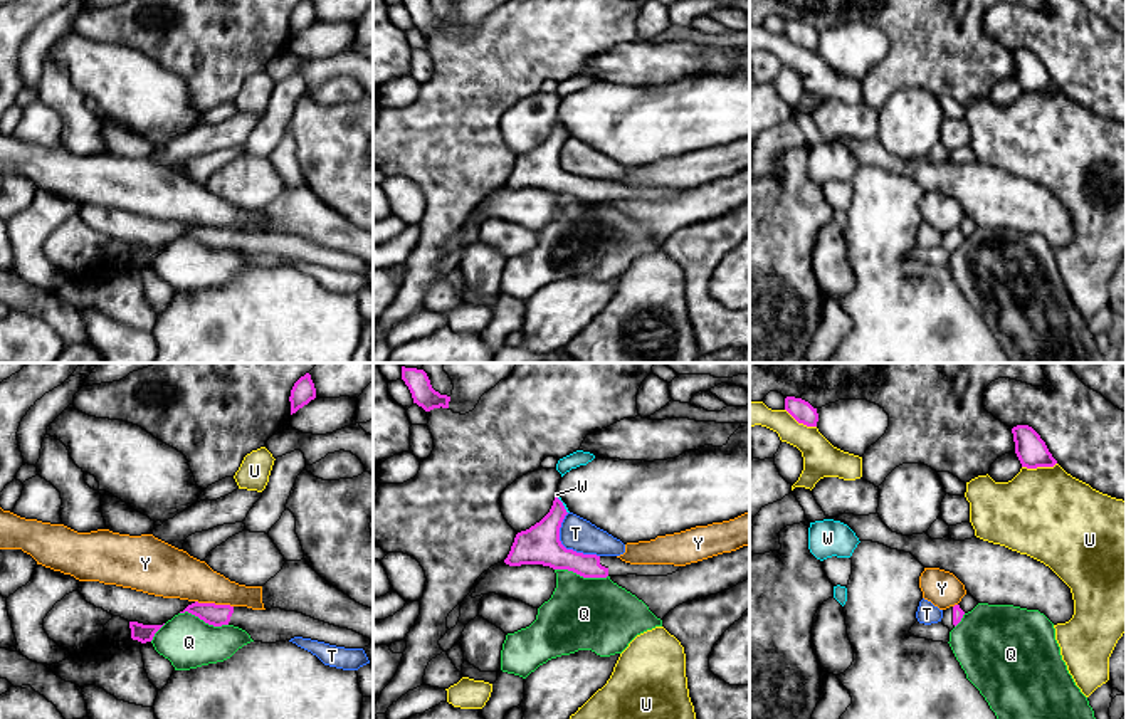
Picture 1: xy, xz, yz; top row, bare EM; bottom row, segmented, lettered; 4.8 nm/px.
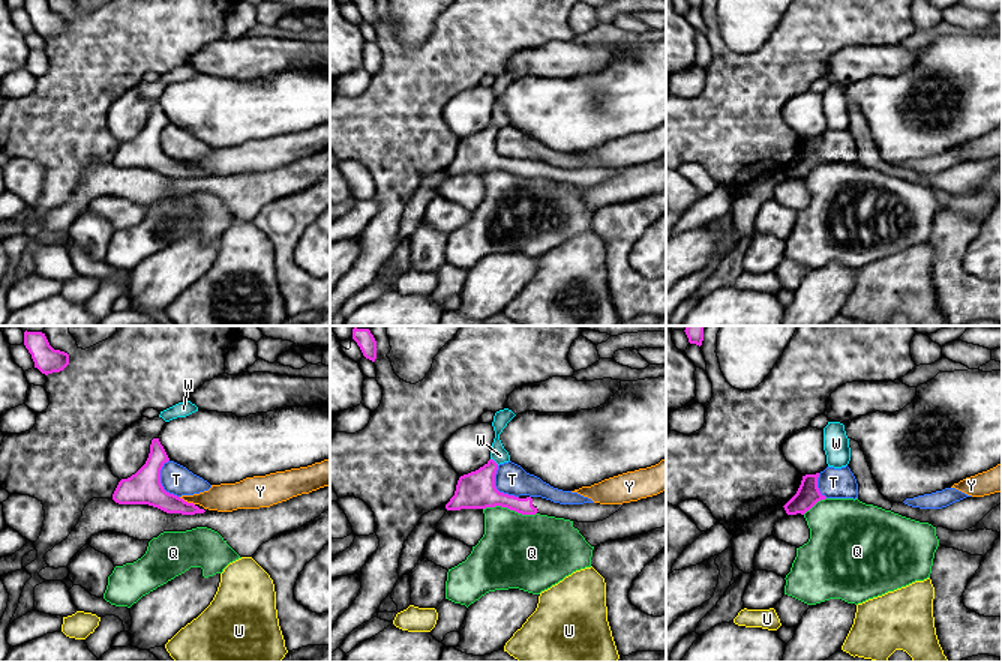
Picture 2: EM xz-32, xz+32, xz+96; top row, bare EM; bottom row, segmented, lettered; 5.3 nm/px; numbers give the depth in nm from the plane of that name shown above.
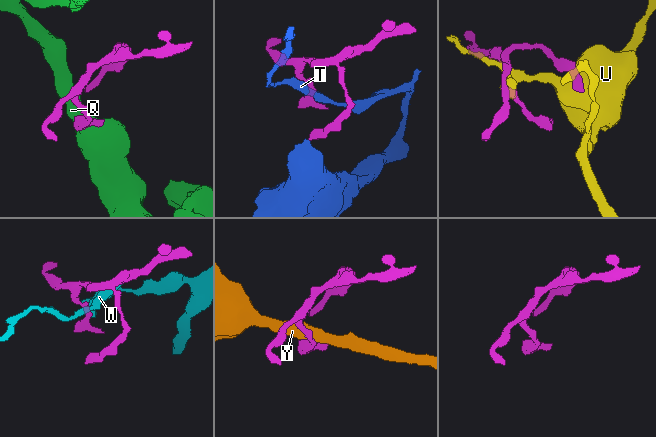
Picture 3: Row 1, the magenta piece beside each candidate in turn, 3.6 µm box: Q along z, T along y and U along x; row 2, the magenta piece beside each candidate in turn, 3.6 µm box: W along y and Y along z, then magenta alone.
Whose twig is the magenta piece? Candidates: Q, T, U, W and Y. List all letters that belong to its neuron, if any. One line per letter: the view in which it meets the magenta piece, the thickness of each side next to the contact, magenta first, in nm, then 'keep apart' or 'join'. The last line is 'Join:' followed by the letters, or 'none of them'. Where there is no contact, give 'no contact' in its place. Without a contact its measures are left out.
Q: xz | 190/360 nm | keep apart
T: xz | 190/160 nm | keep apart
U: yz | 150/440 nm | keep apart
W: xz | 190/20 nm | keep apart
Y: xy | 110/240 nm | keep apart
Join: none of them

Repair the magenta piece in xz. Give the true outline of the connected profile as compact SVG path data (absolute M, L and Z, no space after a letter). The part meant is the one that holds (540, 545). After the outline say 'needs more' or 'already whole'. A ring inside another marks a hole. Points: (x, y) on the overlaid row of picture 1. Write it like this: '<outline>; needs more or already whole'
M556 496L550 512L539 522L516 534L504 563L509 566L543 564L553 569L568 569L583 578L667 576L681 568L674 564L630 564L617 556L583 554L566 549L560 541L560 527L566 514Z; needs more

